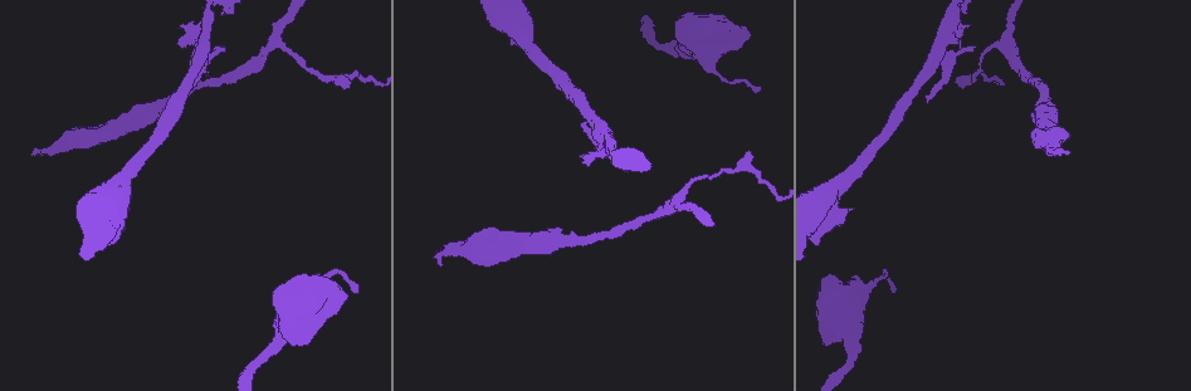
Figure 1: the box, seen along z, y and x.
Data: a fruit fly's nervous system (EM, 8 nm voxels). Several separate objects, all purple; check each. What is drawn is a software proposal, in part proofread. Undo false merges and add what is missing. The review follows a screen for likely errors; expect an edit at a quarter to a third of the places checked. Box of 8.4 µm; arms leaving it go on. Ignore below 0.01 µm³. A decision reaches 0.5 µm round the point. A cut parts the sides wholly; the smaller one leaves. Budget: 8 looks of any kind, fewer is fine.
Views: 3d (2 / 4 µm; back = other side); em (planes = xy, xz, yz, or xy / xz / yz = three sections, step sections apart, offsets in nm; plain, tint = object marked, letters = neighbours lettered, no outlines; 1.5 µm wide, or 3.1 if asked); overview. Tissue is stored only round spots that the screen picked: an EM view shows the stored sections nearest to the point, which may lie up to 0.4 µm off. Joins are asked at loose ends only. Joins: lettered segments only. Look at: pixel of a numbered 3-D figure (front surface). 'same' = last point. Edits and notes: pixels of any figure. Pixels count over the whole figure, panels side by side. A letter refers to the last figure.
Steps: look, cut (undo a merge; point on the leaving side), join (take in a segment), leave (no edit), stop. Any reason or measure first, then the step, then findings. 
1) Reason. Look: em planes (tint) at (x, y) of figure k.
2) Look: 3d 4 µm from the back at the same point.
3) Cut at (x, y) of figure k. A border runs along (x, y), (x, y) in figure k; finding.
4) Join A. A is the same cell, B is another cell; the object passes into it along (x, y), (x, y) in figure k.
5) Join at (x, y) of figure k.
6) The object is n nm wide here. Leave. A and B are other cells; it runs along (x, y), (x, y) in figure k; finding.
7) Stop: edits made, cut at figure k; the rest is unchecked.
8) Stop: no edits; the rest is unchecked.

An open end. Look: em planes (letters) at (1069, 152) of figure 1.

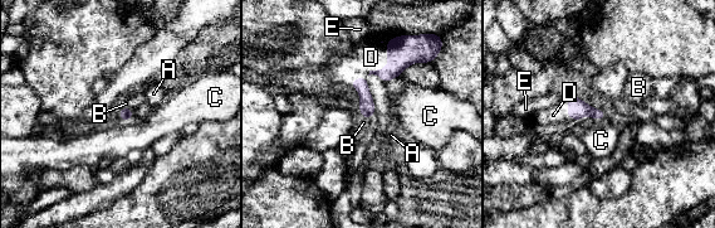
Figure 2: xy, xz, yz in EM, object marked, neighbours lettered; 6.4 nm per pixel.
Join D. D is the same cell, A, B, C and E are other cells; the object passes into it along (403, 51), (378, 69), (371, 57) in figure 2; the neuron continues.

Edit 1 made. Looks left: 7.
Thin end. Look: 3d 2 µm at (758, 88) of figure 1.

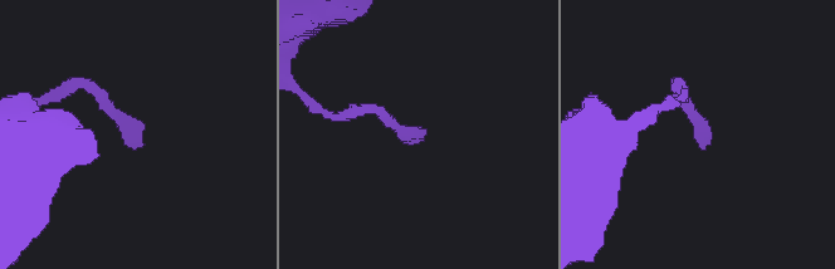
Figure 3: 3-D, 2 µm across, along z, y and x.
Look: em planes (plain) at (417, 133) of figure 3.

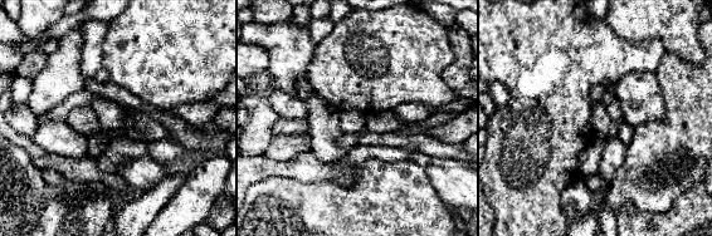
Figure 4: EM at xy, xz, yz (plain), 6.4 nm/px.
Look: em planes (letters) at the same point.

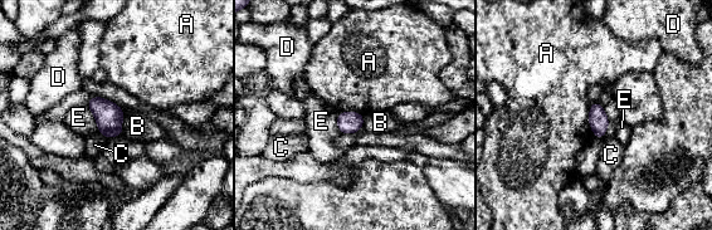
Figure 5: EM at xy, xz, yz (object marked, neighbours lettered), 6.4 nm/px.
The object is 120 nm wide here. Leave. A, B, C, D and E are other cells; a border runs along (125, 111), (121, 135) in figure 5; no lettered segment goes on from it.

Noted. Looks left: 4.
Sharp bend. Look: em planes (tint) at (972, 77) of figure 1.

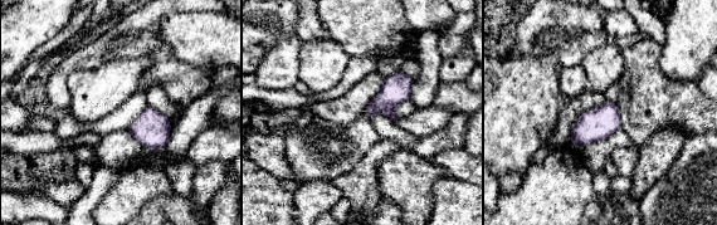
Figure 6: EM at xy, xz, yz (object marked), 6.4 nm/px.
Look: em planes (letters) at the same point.

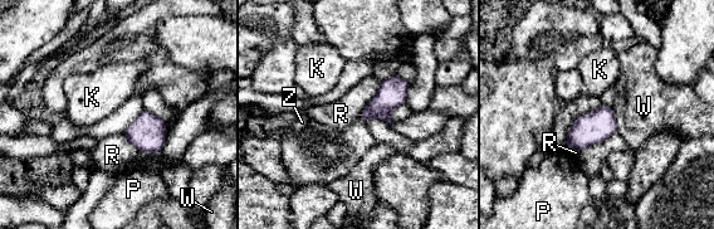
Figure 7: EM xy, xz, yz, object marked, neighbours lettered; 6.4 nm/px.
Leave. K, P, R, W and Z are other cells; a border runs along (380, 82), (376, 96), (357, 117) in figure 7; one neuron here.

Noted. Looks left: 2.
Stop: edits made, join at figure 2; the rest is unchecked.

